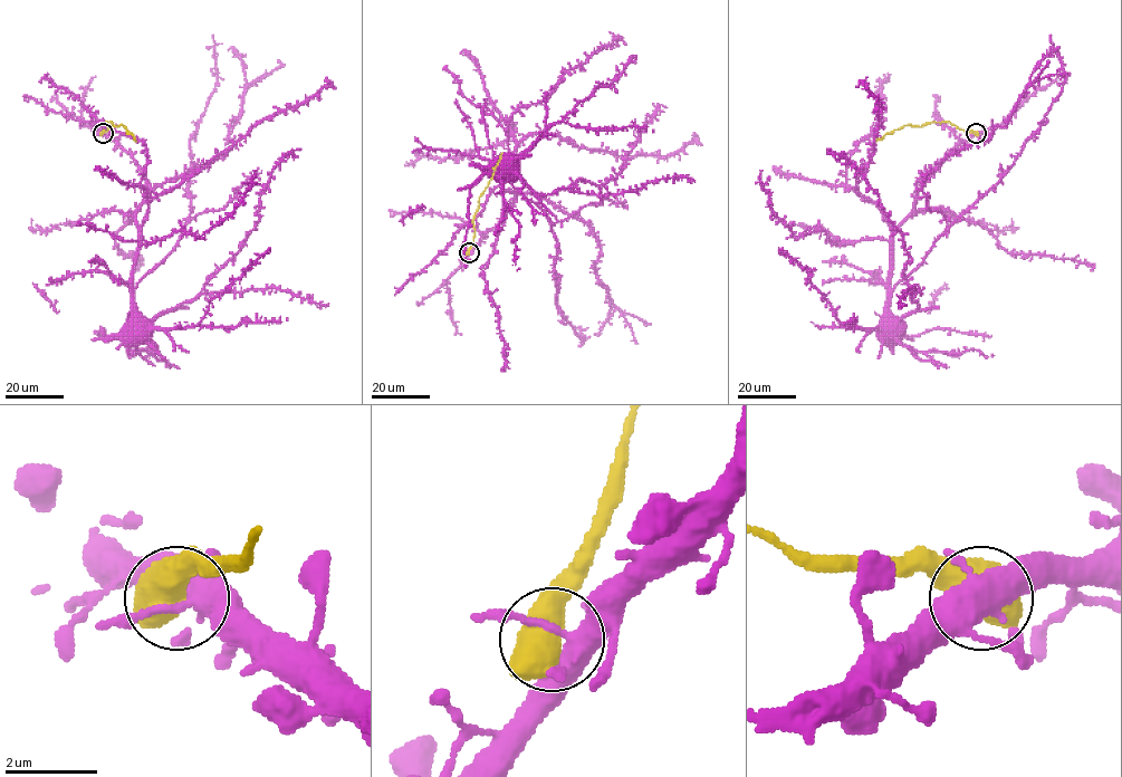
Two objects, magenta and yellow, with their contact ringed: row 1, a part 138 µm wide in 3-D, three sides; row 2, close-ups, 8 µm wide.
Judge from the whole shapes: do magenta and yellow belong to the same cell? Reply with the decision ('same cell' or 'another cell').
same cell

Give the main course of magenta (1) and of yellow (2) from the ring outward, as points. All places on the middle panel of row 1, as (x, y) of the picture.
1: (468, 251), (510, 210), (515, 195), (502, 186), (505, 170), (499, 164), (507, 160), (502, 160)
2: (468, 252), (475, 234), (472, 219), (480, 195), (502, 152)

